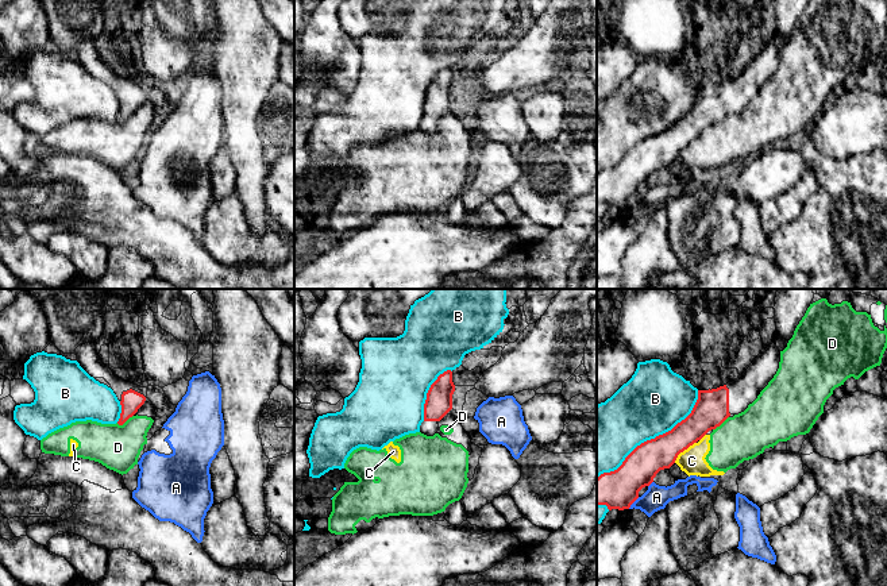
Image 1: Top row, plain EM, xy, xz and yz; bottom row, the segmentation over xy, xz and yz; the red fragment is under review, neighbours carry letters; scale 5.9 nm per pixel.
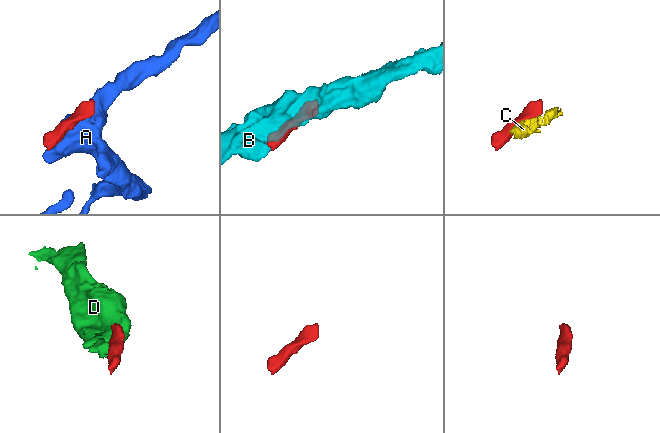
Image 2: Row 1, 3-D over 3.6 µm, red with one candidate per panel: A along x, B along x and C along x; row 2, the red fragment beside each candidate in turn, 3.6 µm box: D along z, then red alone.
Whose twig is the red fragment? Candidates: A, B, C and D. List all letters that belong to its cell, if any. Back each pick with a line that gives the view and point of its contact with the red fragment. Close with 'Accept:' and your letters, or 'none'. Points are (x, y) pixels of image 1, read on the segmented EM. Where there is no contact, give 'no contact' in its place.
Accept: none

